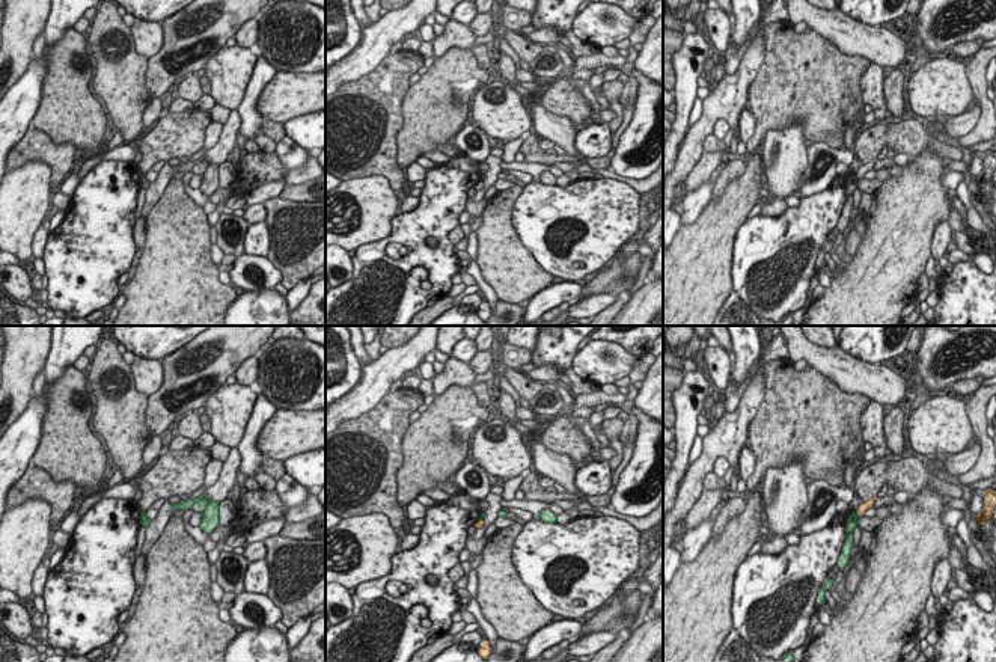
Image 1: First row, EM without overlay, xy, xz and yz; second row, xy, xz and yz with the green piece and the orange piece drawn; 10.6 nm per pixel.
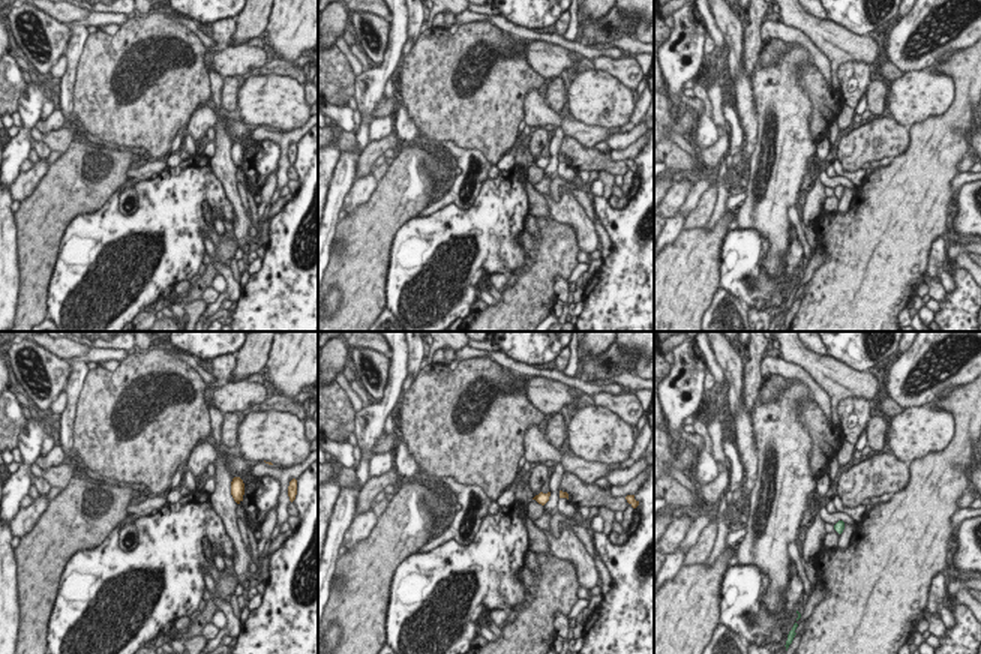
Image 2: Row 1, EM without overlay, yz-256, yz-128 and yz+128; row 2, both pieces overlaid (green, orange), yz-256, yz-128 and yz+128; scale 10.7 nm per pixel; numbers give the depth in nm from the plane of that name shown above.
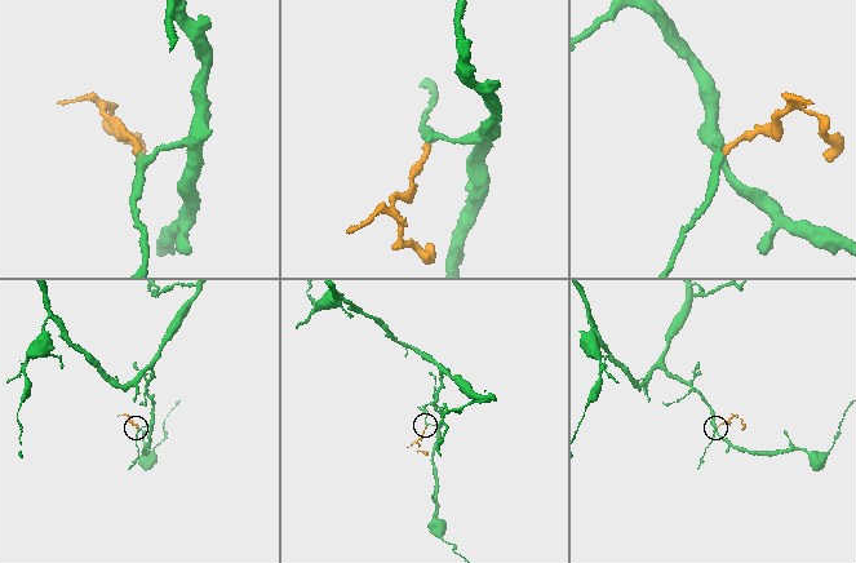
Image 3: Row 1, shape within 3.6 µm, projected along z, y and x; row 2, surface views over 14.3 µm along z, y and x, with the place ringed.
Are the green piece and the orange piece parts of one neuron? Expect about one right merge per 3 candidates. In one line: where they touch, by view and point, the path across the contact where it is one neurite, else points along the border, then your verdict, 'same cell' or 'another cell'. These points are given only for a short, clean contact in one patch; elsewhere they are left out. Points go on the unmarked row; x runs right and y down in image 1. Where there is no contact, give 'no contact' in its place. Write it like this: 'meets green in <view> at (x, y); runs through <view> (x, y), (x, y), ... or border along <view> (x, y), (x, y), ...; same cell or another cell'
meets green in yz at (856, 177); border along yz (855, 174), (859, 178); another cell

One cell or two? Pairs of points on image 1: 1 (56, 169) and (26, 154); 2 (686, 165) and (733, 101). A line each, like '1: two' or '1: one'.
1: one
2: one

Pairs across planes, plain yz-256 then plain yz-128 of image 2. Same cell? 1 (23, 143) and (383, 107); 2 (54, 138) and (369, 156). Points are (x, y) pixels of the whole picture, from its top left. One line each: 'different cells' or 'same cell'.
1: different cells
2: same cell

